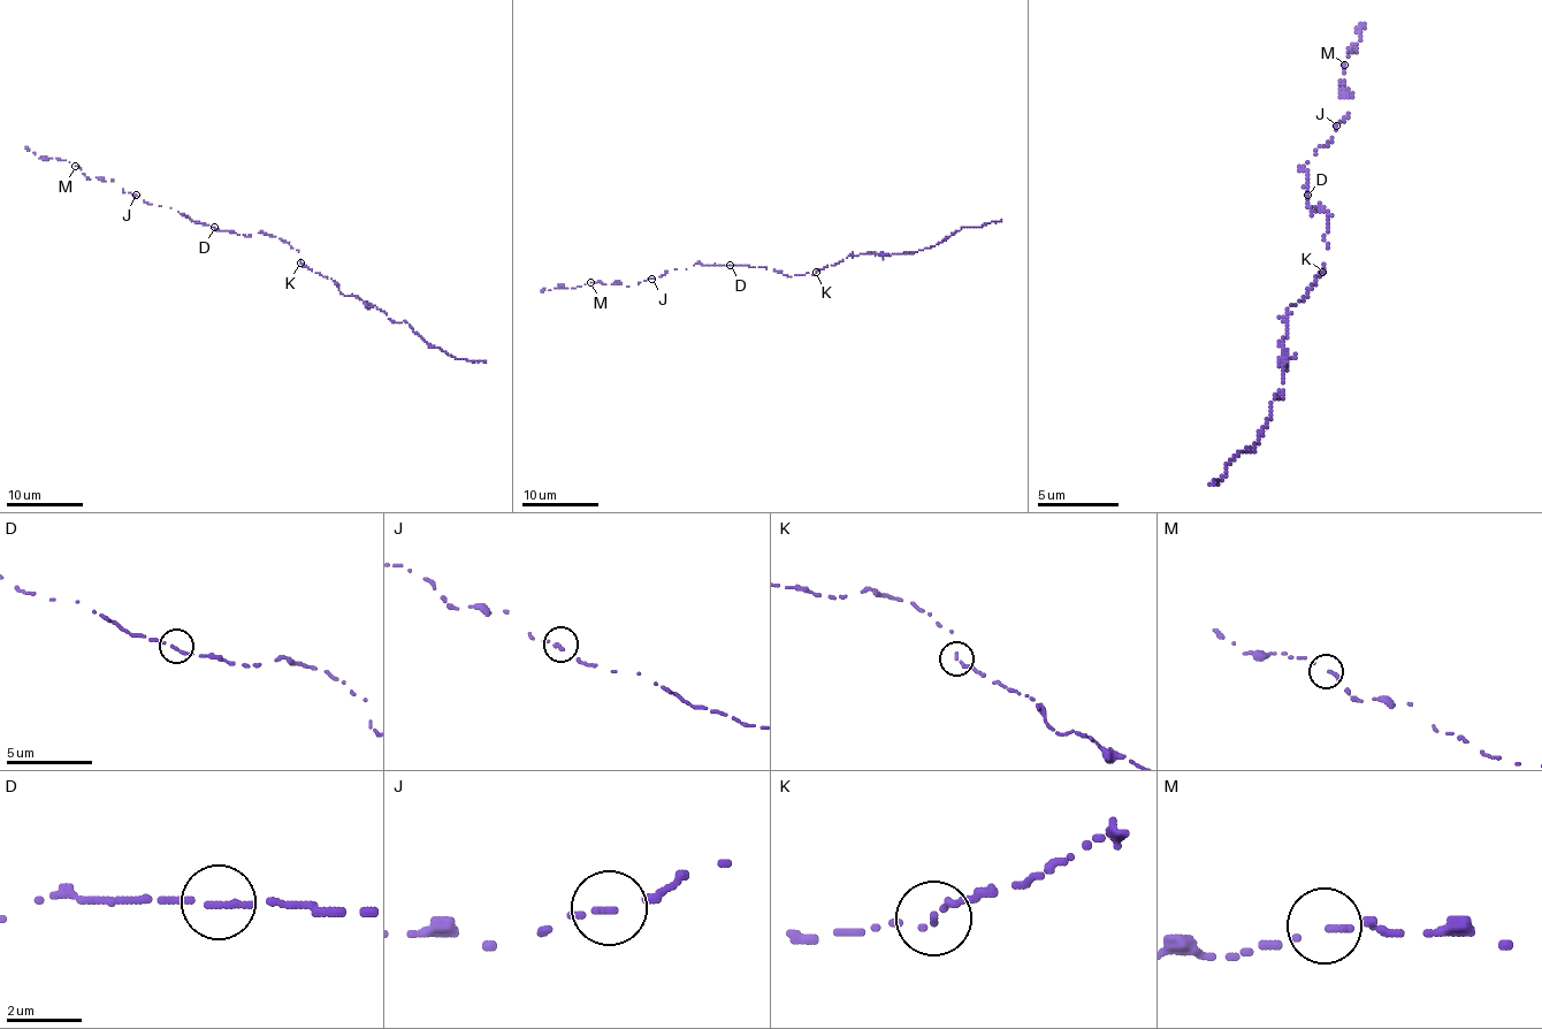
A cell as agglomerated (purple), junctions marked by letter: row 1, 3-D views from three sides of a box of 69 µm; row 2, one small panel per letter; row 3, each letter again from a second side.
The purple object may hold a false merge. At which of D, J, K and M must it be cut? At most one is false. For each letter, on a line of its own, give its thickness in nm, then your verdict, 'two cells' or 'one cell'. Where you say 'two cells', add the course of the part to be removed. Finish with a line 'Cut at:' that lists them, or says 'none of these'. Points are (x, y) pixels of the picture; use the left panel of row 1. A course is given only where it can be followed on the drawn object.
D: calibre 150 nm; one cell
J: calibre 130 nm; one cell
K: calibre 140 nm; one cell
M: calibre 140 nm; one cell
Cut at: none of these

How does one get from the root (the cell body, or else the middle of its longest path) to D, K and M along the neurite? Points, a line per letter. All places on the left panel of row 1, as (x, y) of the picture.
D: (262, 233), (245, 236), (214, 227)
K: (262, 233), (285, 241), (298, 252), (300, 264)
M: (262, 233), (245, 236), (216, 230), (124, 192), (113, 181), (89, 180), (75, 166)

